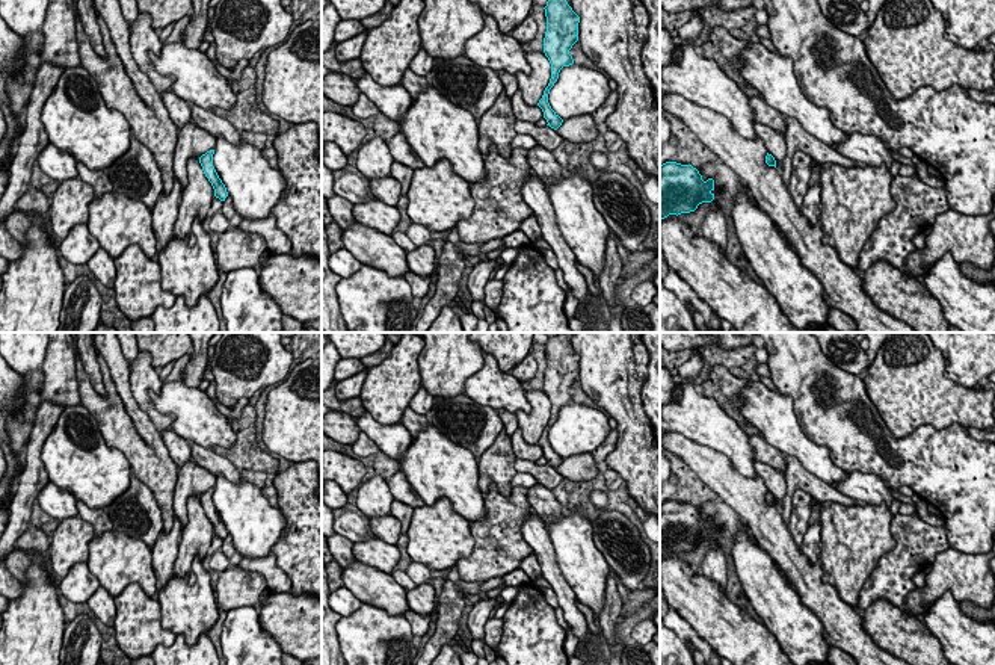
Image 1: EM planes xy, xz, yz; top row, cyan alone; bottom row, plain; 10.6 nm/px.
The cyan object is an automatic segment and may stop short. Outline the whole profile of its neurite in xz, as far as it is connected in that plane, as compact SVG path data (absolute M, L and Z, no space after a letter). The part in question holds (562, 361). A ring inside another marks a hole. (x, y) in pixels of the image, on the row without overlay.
M560 332L556 337L548 337L544 348L547 355L544 391L551 402L551 417L538 444L544 450L544 456L548 461L547 464L557 469L563 458L551 447L548 432L559 417L560 408L574 402L569 388L578 379L580 355L568 343L565 332Z

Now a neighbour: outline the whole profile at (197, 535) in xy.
M199 497L187 499L187 523L181 532L174 573L178 577L190 571L193 559L210 553L214 527L205 515Z

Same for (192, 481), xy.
M192 459L178 469L178 479L174 491L174 512L181 523L181 532L187 523L187 499L199 497L202 493L213 488L214 484L216 476Z

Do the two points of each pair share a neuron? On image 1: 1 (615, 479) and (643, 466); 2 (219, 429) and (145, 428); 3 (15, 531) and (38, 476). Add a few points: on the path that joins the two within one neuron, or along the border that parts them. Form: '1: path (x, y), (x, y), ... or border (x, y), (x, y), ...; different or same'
1: border (609, 467), (625, 484); different
2: border (160, 434), (165, 443); different
3: path (15, 517), (27, 490); same

